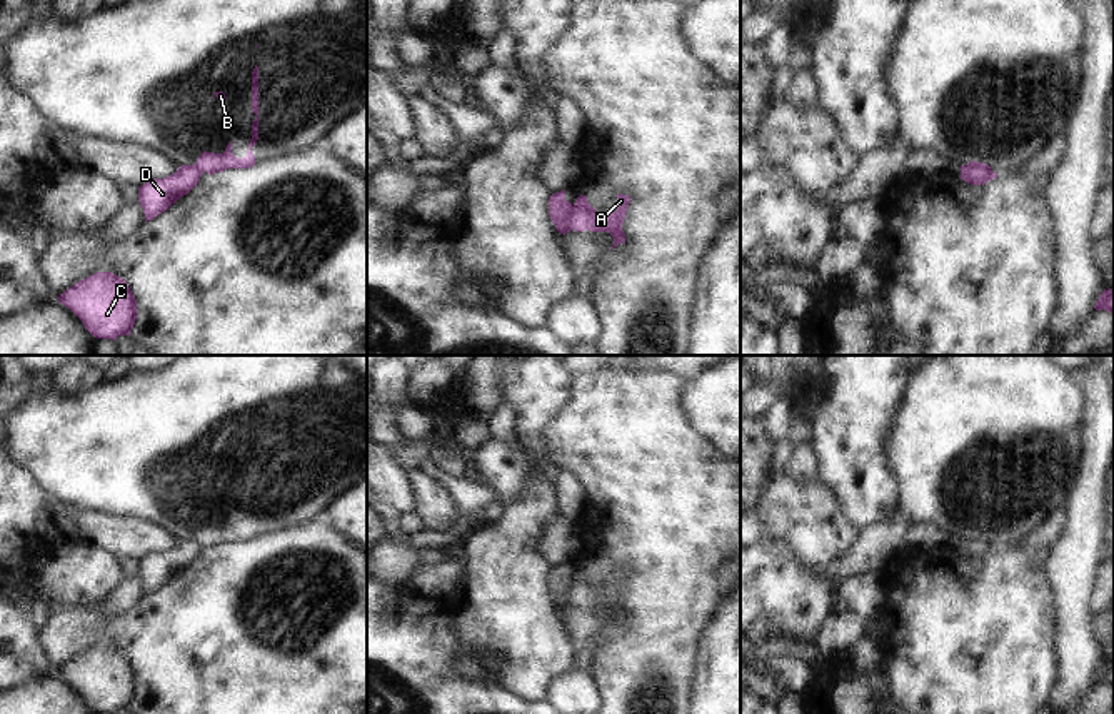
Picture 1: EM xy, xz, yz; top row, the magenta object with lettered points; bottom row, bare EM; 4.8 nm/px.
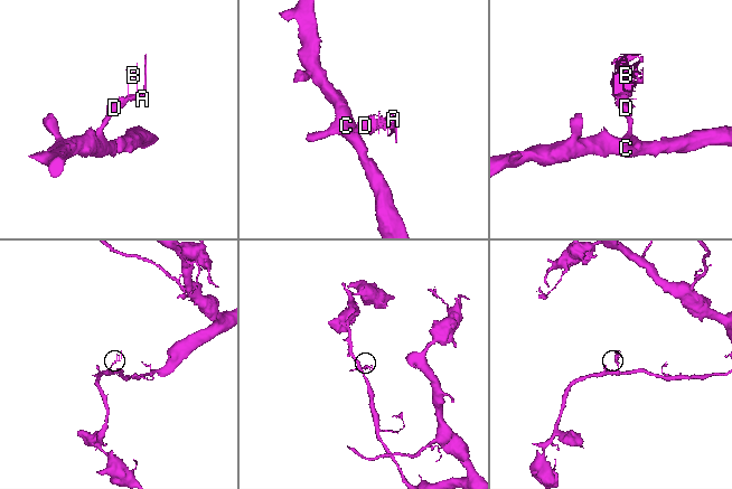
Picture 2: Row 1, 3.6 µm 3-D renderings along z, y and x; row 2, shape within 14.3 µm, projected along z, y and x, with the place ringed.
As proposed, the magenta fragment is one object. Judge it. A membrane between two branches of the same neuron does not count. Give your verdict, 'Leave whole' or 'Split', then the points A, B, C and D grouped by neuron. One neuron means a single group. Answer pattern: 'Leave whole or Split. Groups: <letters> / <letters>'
Split. Groups: A B / C D.

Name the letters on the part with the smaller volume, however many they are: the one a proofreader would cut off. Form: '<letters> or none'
A, B.

